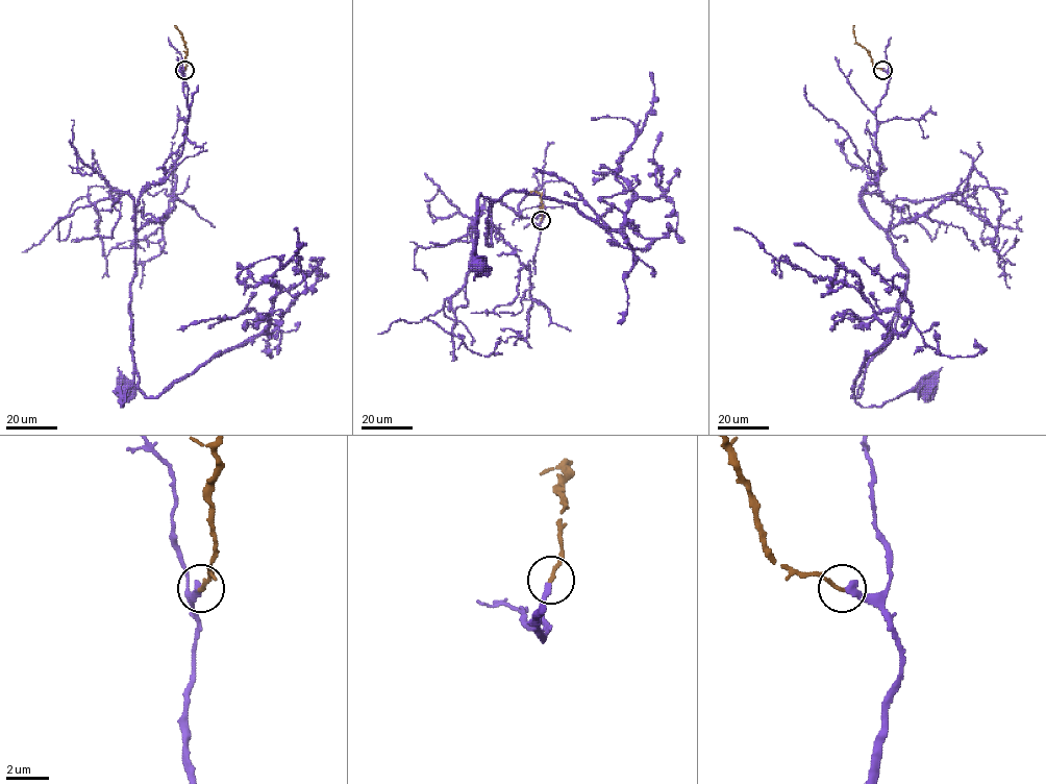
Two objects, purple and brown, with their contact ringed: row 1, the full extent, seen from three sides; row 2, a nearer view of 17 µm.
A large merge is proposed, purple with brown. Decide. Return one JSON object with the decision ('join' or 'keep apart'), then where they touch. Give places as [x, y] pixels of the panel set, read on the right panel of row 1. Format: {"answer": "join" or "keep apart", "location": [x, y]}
{"answer": "join", "location": [882, 70]}

